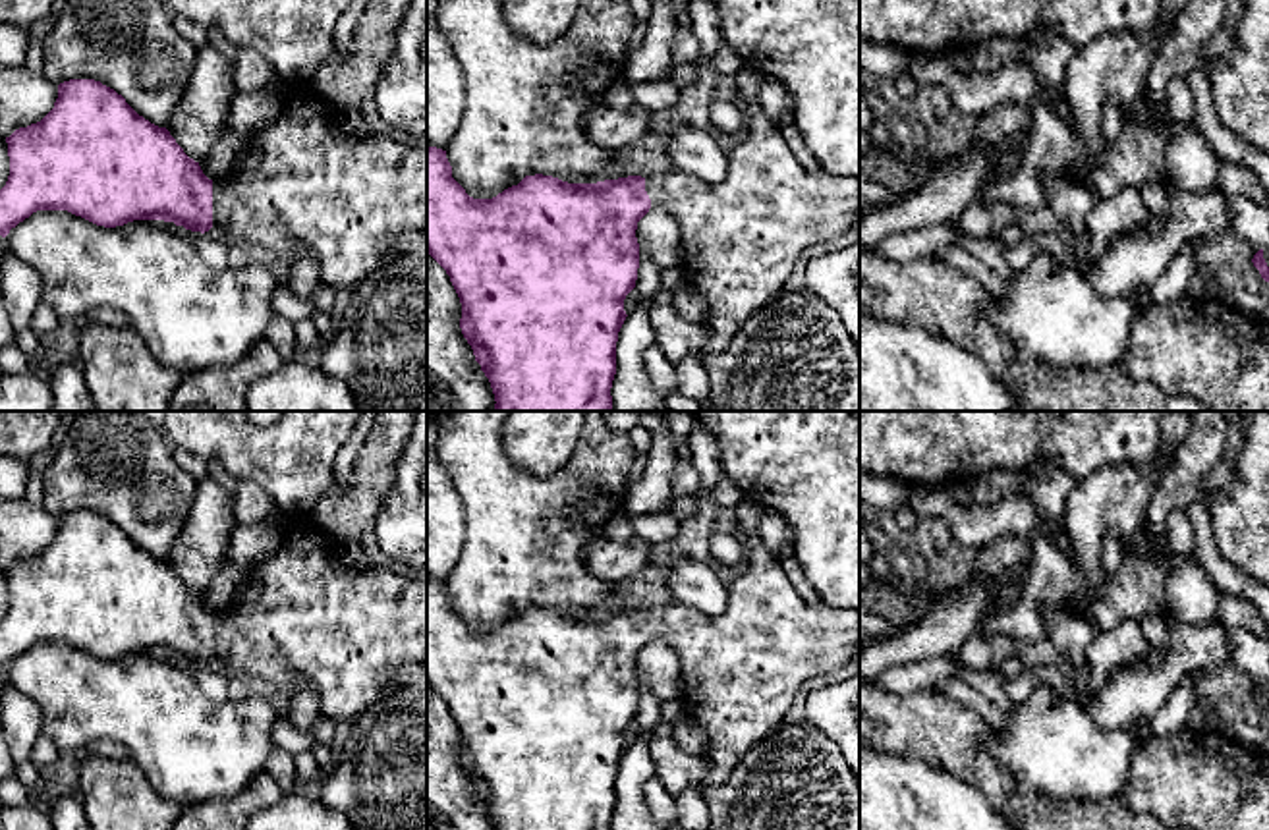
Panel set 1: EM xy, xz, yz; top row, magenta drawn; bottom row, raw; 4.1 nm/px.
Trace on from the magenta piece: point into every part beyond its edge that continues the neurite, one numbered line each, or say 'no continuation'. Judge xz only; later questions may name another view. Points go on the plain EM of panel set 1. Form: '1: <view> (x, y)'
1: xz (740, 670)

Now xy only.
1: xy (306, 616)

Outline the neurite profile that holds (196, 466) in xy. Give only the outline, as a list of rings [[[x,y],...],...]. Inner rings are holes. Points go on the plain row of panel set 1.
[[[172,446],[172,456],[176,459],[176,463],[187,471],[195,481],[203,481],[207,477],[207,459],[203,459],[201,456],[180,448],[180,446]]]

